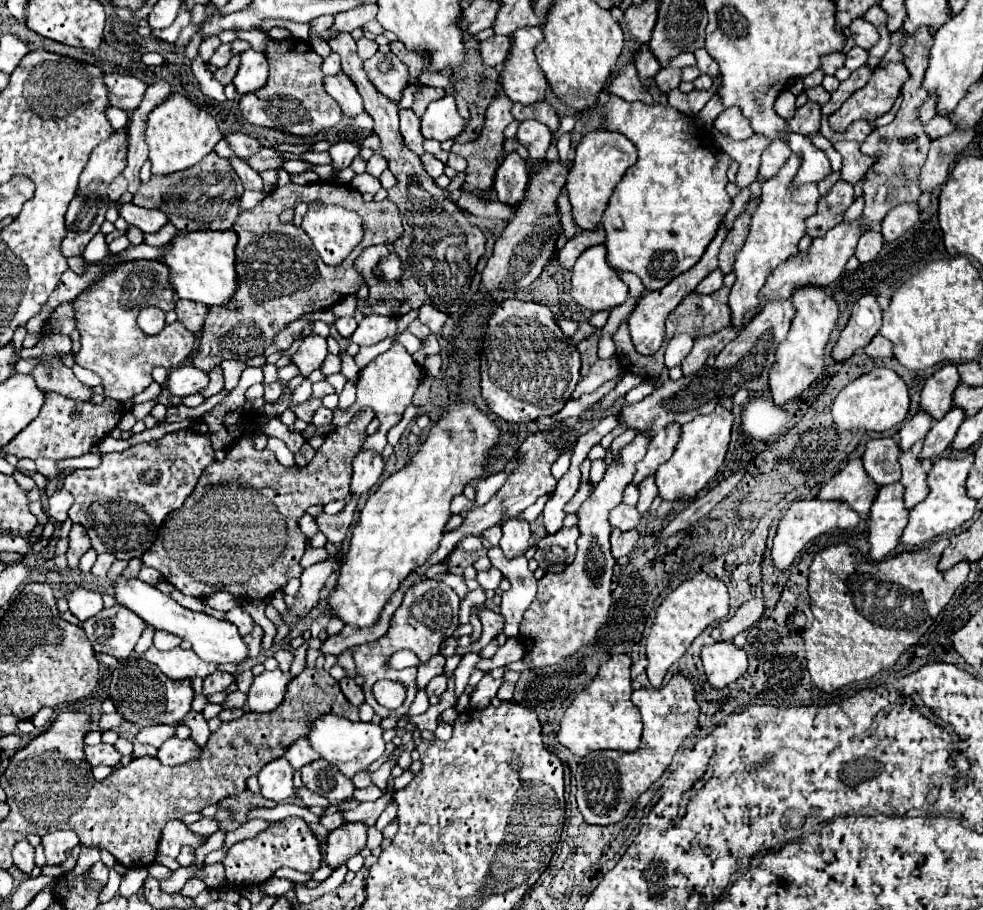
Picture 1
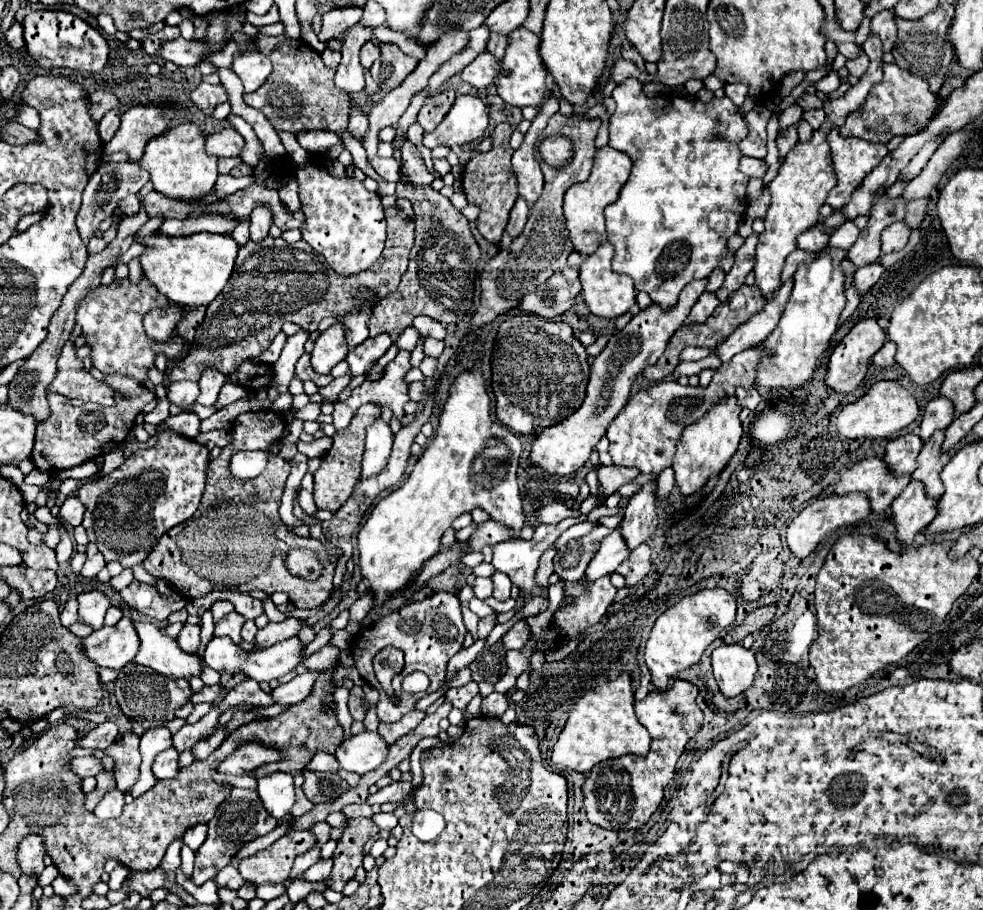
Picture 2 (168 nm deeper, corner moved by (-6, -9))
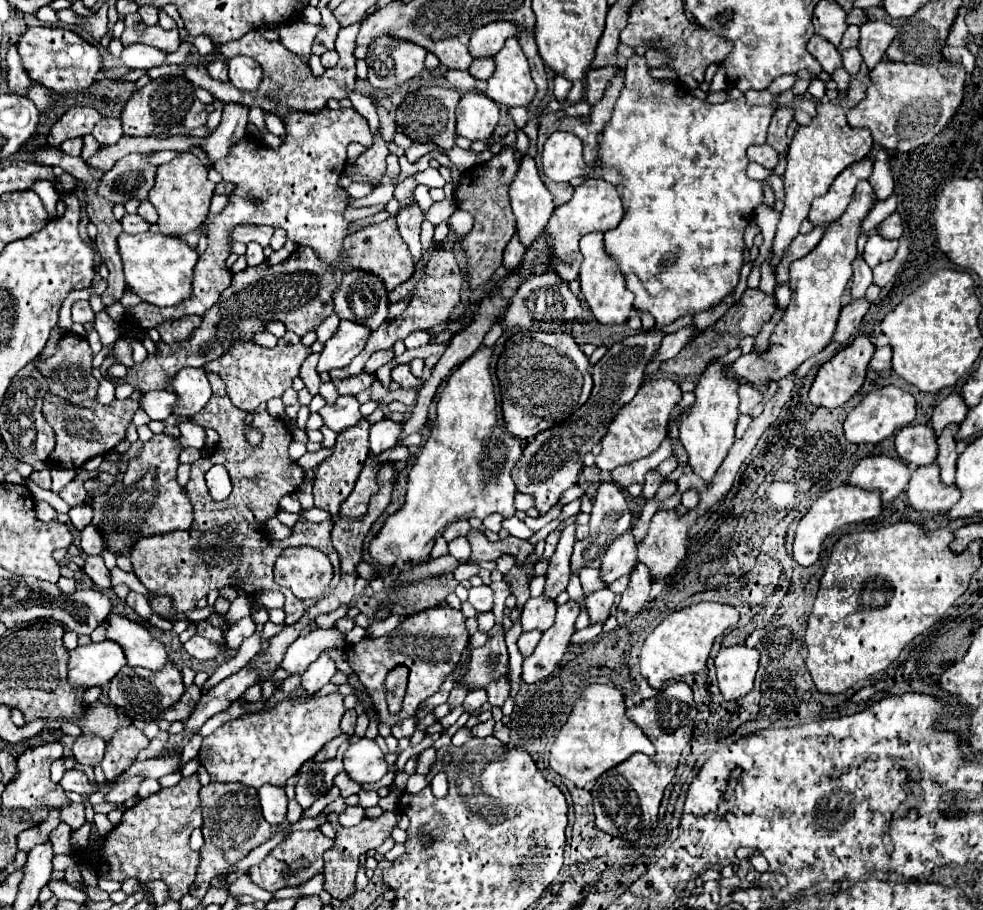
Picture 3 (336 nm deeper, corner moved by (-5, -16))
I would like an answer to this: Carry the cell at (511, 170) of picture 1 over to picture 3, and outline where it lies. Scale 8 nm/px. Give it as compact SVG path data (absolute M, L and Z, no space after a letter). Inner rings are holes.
M513 238L513 240L507 244L507 248L505 248L503 266L505 266L509 272L519 272L519 264L521 264L521 260L523 260L523 252L525 252L523 244L521 244L517 238Z

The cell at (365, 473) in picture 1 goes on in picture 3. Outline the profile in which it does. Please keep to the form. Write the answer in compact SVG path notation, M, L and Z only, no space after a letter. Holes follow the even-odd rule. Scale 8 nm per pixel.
M383 418L381 422L373 424L369 430L369 446L371 446L371 454L379 454L391 446L397 444L399 436L401 436L401 426L389 418Z

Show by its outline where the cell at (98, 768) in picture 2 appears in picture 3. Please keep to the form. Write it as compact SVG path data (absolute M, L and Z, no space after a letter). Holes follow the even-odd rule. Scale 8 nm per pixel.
M67 770L63 780L61 780L61 786L63 786L63 790L71 790L71 792L77 792L81 796L97 792L101 788L97 782L89 782L87 776L79 770Z

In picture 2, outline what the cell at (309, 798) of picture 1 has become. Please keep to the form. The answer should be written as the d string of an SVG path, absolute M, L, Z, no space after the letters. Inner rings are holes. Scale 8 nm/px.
M296 787L296 803L294 803L294 807L292 807L290 815L294 815L294 817L300 817L300 815L308 813L312 807L314 807L314 805L312 805L312 803L306 799L306 795L304 795L302 787Z

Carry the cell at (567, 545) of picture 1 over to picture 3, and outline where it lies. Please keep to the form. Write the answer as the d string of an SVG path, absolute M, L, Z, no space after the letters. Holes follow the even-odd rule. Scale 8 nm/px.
M601 482L597 488L597 494L595 494L593 510L591 510L589 536L581 542L575 542L573 556L571 556L571 570L579 572L585 566L599 568L599 564L603 560L603 552L607 552L607 548L615 542L615 538L619 534L623 534L629 528L629 524L631 524L631 510L629 510L629 502L623 494L623 488L613 482Z

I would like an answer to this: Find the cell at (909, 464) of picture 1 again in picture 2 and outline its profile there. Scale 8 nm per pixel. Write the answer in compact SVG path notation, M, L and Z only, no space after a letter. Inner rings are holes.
M936 431L928 443L924 443L920 457L916 459L916 471L910 475L912 481L920 481L928 493L928 497L938 499L944 493L942 481L940 481L940 471L942 471L942 451L940 445L944 441L944 431Z

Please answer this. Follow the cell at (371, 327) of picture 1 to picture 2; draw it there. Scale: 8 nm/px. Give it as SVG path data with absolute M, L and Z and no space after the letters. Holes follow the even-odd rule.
M380 333L380 337L368 337L364 343L350 349L346 361L352 377L358 377L364 371L368 371L374 365L374 361L388 351L390 345L392 345L392 339L388 337L388 333Z

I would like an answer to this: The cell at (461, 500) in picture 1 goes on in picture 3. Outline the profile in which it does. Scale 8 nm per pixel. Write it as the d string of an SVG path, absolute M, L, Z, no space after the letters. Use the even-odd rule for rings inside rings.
M457 520L457 522L453 522L445 532L443 532L443 538L447 540L447 542L451 542L451 540L455 540L455 538L459 538L459 536L467 536L471 532L471 524L467 522L467 520Z

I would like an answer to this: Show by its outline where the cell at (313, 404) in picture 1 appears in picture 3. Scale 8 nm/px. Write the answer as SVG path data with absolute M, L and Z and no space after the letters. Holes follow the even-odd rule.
M443 244L441 248L431 248L431 260L427 262L425 266L425 272L421 272L421 262L417 264L417 270L413 274L413 278L401 286L397 286L395 290L389 292L389 302L399 302L403 298L407 298L411 292L413 292L413 298L411 298L411 304L407 306L407 310L395 320L395 322L389 322L389 324L381 324L375 332L371 332L369 340L367 340L367 346L363 348L363 352L359 356L355 356L351 360L349 366L345 368L335 368L331 370L331 378L349 378L349 376L355 376L359 372L363 372L365 368L365 360L377 352L377 350L389 350L393 348L393 344L397 340L405 340L407 334L415 332L415 330L429 330L433 326L439 326L439 324L445 324L445 320L449 318L449 314L455 310L455 306L459 304L459 292L461 292L461 284L463 284L463 276L459 272L459 266L455 262L455 254L451 250L451 244Z

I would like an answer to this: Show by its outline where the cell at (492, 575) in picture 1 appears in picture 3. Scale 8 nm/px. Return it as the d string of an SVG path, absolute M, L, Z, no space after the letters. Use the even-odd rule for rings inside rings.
M479 586L469 590L469 602L477 612L489 612L493 606L493 592L489 586Z

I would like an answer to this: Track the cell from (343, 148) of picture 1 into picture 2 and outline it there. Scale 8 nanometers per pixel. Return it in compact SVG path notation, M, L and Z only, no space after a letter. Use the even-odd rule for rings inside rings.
M308 131L308 133L298 133L296 139L302 141L302 147L308 149L310 153L324 153L330 145L342 143L342 137L338 137L332 131Z

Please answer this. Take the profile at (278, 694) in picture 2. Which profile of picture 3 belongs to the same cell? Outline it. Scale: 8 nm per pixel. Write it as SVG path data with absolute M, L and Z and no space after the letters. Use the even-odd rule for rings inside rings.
M323 652L323 654L319 656L319 660L315 660L315 662L301 674L301 686L303 686L309 694L315 694L315 692L319 692L319 690L333 678L335 672L337 672L335 662L329 658L327 652Z

